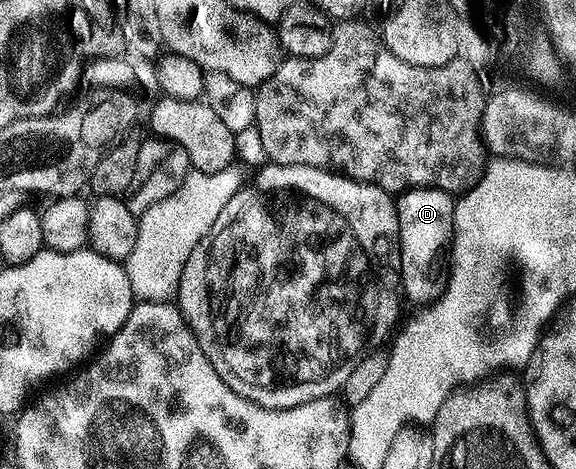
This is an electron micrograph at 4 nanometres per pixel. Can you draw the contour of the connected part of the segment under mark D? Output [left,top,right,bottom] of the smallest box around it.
[395,187,456,307]

